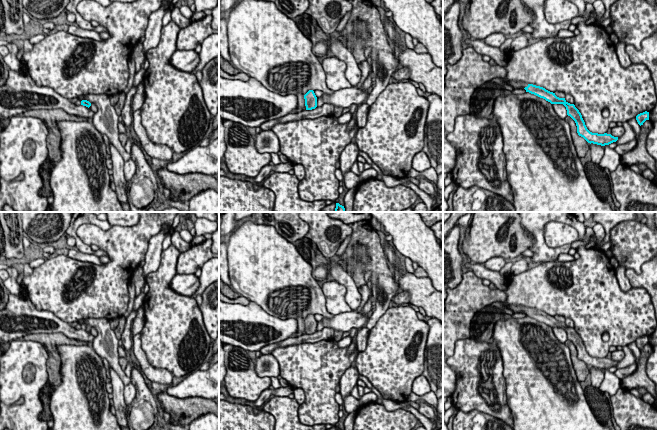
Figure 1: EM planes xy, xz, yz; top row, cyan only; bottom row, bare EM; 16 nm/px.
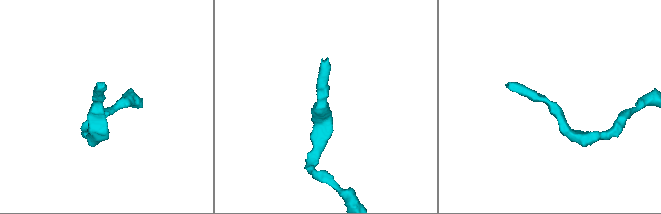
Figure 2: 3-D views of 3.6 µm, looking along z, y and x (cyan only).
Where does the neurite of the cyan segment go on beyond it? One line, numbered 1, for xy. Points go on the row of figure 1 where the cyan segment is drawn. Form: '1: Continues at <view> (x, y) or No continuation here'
1: No continuation here

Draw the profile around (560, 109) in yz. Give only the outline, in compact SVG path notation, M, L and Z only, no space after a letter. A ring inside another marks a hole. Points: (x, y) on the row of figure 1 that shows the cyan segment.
M553 104L553 109L561 119L565 119L568 116L566 107L563 104Z

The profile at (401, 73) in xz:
M399 67L393 74L398 82L401 82L403 79L410 79L410 71L406 67Z

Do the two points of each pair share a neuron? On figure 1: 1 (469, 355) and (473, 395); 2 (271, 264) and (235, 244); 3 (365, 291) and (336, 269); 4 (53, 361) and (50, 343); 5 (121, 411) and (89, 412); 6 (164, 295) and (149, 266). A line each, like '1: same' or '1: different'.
1: same
2: same
3: different
4: same
5: different
6: different

